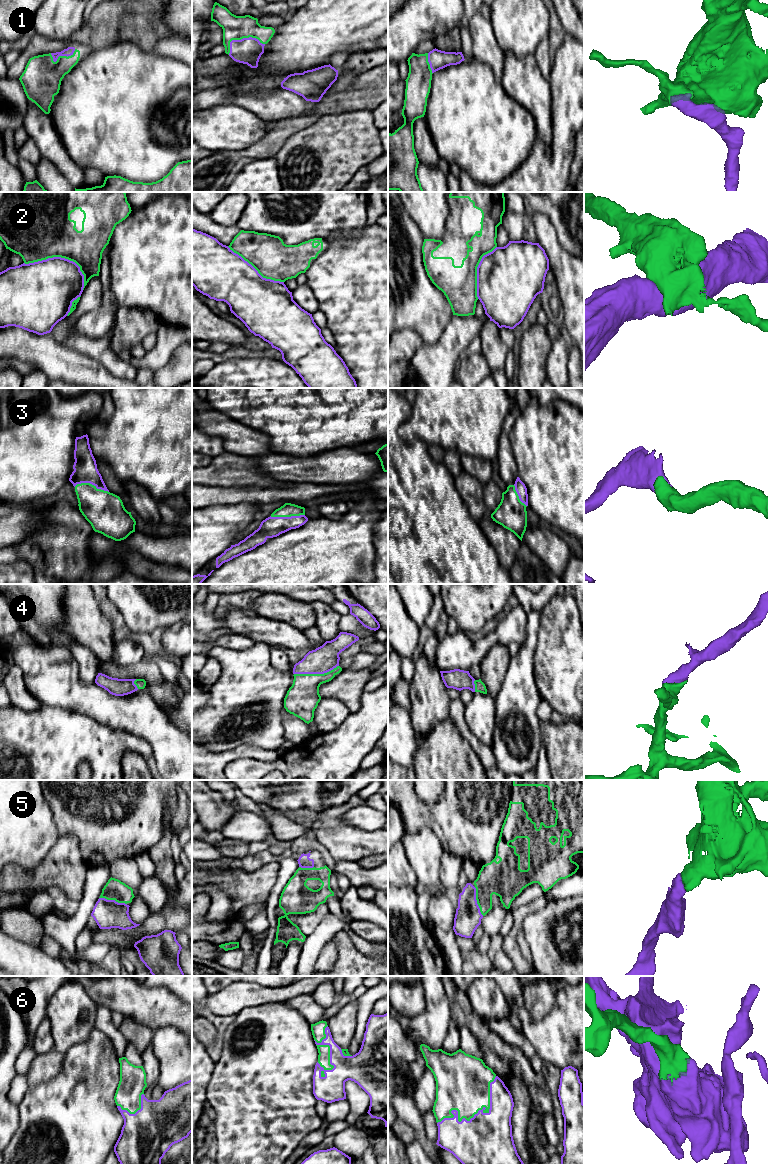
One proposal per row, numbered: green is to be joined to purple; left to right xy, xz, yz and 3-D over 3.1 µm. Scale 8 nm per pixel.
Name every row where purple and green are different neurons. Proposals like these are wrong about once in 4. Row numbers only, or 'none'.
2

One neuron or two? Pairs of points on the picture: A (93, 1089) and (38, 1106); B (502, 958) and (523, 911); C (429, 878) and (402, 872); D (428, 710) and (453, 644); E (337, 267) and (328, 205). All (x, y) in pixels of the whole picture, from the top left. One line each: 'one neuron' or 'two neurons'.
A: one neuron
B: two neurons
C: two neurons
D: two neurons
E: two neurons

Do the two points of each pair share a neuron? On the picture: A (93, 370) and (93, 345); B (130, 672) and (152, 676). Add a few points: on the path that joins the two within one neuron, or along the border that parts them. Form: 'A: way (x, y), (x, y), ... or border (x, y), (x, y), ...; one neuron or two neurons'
A: border (73, 349), (96, 359), (111, 374); two neurons
B: way (135, 672), (147, 672); one neuron

